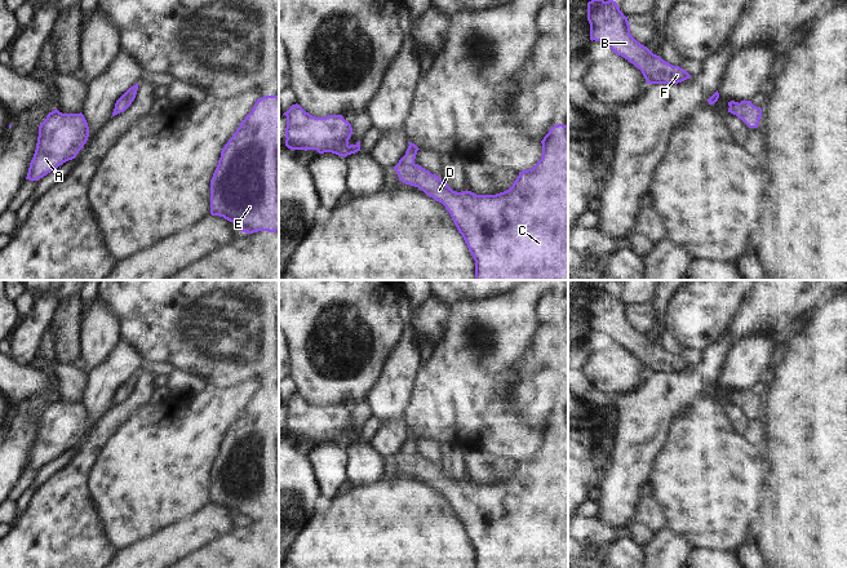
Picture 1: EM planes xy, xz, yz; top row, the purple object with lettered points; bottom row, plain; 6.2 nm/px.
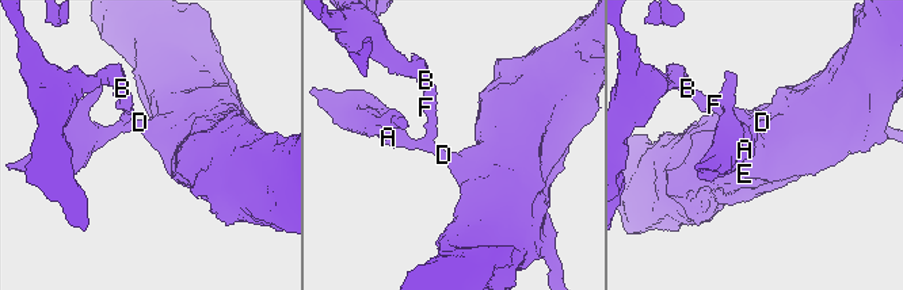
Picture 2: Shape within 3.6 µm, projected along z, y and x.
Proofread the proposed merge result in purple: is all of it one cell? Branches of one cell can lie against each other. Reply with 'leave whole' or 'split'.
leave whole

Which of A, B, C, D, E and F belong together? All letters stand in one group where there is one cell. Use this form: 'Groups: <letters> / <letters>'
Groups: A B C D E F.

